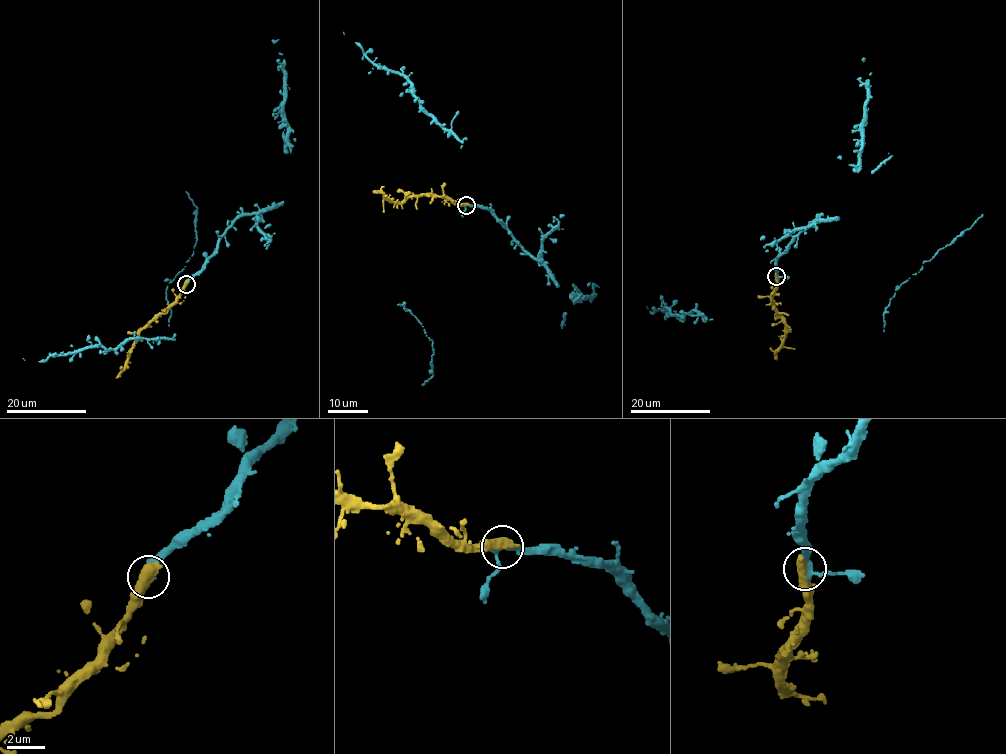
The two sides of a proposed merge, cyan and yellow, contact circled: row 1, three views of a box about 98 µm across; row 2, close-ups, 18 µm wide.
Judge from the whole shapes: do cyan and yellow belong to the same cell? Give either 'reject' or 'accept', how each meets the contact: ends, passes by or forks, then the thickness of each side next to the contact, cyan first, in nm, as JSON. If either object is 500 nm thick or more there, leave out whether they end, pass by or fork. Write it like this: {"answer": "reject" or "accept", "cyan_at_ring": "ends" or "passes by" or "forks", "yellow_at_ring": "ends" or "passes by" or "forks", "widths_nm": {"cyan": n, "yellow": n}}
{"answer": "accept", "widths_nm": {"cyan": 240, "yellow": 650}}

